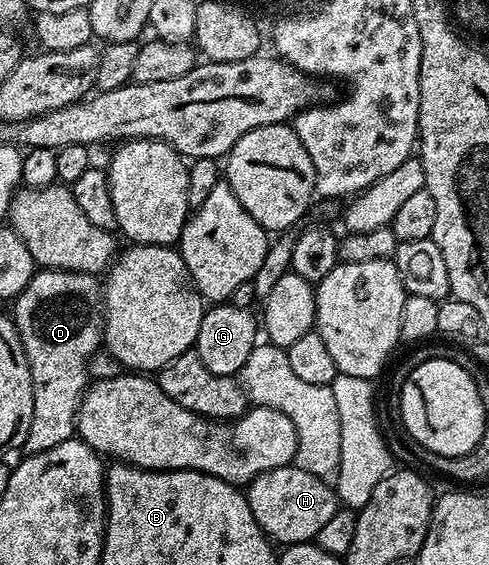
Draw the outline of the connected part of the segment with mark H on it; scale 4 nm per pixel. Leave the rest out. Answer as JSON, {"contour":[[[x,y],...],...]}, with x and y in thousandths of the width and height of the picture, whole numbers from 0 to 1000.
{"contour":[[[601,819],[519,844],[503,860],[501,878],[524,926],[556,959],[573,958],[579,968],[642,959],[648,940],[656,940],[697,897],[683,864],[663,846],[632,841],[632,834]]]}

